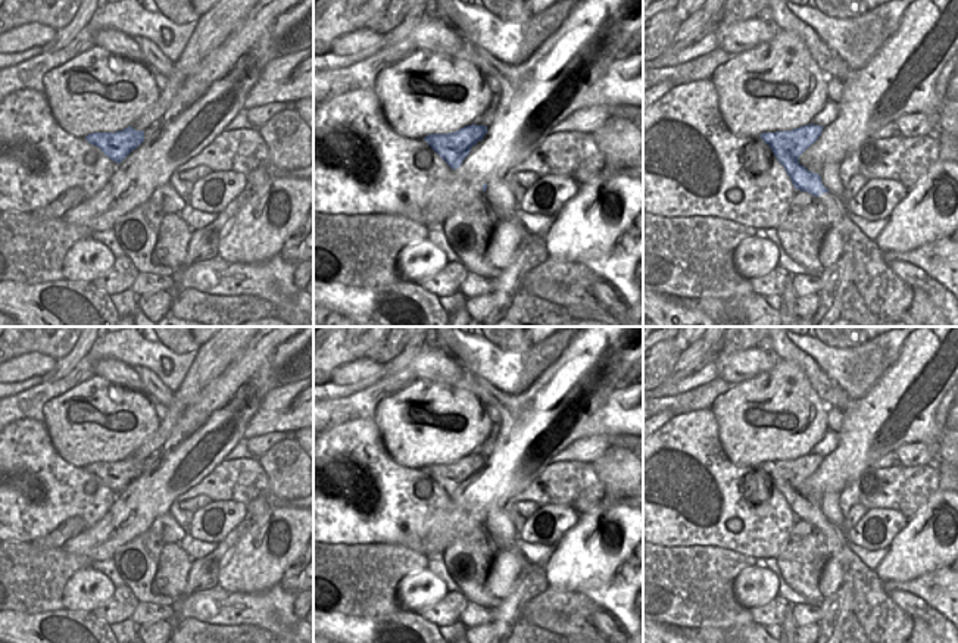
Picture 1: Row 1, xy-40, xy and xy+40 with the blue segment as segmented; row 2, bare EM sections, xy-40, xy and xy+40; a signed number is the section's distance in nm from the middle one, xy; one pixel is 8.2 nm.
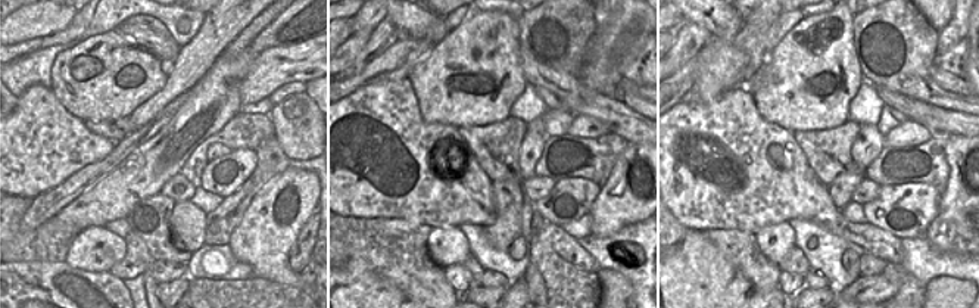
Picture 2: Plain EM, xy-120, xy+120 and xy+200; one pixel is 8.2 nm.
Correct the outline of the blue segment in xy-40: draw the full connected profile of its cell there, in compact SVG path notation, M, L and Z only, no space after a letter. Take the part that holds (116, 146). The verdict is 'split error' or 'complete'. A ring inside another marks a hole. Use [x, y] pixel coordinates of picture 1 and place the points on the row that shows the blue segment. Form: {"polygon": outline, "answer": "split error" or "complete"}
{"polygon": "M128 127L116 132L93 132L85 140L99 147L109 159L121 163L144 141L144 131Z", "answer": "complete"}

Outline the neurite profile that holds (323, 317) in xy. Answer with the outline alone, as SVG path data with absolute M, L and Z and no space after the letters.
M313 305L313 327L358 327L358 325L349 316L337 310Z

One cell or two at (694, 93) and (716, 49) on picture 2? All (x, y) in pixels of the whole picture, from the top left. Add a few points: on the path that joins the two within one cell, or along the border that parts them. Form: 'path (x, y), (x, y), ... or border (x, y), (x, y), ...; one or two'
path (704, 83), (714, 72), (714, 59); one

